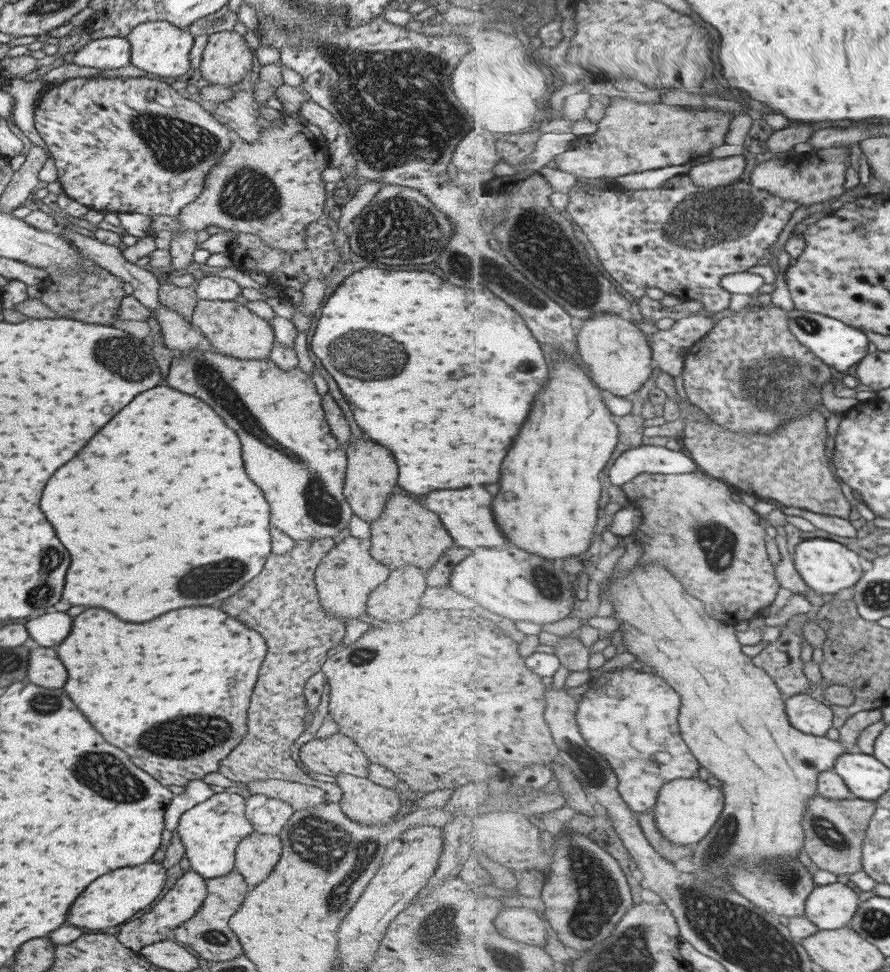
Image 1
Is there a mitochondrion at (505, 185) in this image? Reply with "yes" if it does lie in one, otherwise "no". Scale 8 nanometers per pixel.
no

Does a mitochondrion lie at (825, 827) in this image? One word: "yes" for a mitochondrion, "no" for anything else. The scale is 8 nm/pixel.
yes

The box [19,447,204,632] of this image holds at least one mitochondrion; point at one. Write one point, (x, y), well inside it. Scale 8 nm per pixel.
(55, 557)

